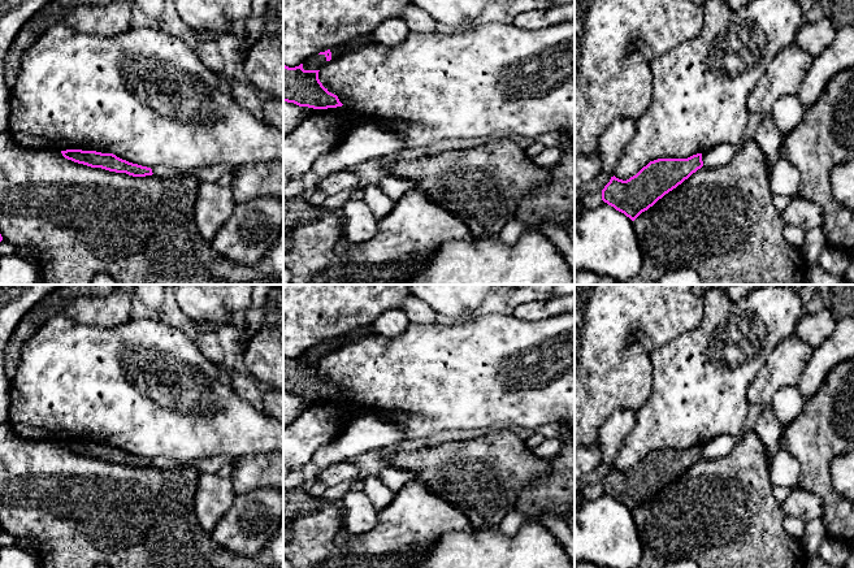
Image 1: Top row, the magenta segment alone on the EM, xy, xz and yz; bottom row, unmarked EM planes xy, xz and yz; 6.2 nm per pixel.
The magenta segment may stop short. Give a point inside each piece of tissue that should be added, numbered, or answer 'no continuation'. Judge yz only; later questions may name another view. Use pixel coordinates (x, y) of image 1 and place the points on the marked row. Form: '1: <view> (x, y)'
no continuation

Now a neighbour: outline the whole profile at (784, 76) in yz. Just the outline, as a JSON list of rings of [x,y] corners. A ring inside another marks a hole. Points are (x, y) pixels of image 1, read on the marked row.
[[[797,43],[781,49],[768,65],[763,79],[749,94],[749,113],[772,116],[773,105],[780,97],[798,92],[811,61],[812,57]]]

